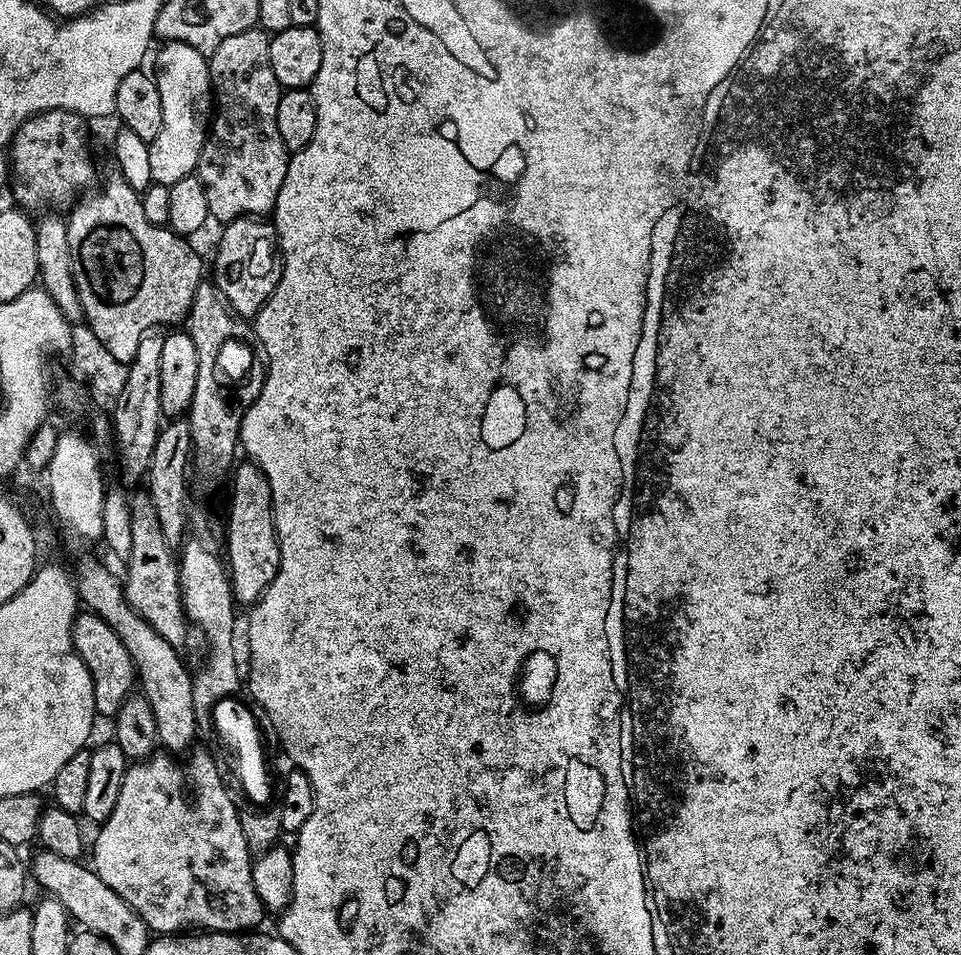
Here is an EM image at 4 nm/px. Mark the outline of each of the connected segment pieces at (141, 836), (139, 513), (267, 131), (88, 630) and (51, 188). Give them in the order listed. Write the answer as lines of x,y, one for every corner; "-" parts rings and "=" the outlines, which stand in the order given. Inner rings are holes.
193,751
187,757
188,776
184,768
179,764
177,757
172,754
153,754
129,767
126,778
122,778
122,790
118,790
118,802
114,806
114,814
106,818
104,824
99,825
96,841
91,841
90,854
92,850
91,867
114,890
119,898
122,898
140,916
142,922
153,933
156,934
184,934
189,930
203,930
204,932
234,932
237,934
247,933
263,916
266,916
266,909
263,902
258,898
254,890
254,878
252,877
252,861
254,859
246,846
246,838
242,838
242,826
240,825
240,814
238,804
232,801
224,780
220,777
220,768
216,760
208,752
=
136,491
131,493
128,501
130,534
134,537
134,543
130,545
130,554
126,561
128,569
122,572
124,597
150,627
158,630
162,638
166,638
166,642
180,646
187,638
188,632
190,633
190,625
180,601
178,560
166,538
162,538
162,526
158,526
158,514
154,510
154,502
150,502
147,491
=
247,28
242,30
242,34
226,38
226,42
222,42
222,46
208,57
214,115
210,120
208,139
202,146
198,175
206,190
209,217
213,221
220,220
221,225
240,216
267,217
275,209
278,190
282,190
282,182
286,178
290,153
282,142
282,134
278,134
278,102
282,89
278,78
274,78
274,70
270,70
269,39
269,33
263,28
=
84,610
72,623
72,645
82,658
86,670
90,670
90,678
94,686
94,706
101,717
115,717
122,702
133,695
137,683
136,667
132,664
130,654
126,654
126,646
122,646
122,638
110,630
110,626
90,611
=
46,110
22,122
10,145
10,193
21,209
32,214
68,210
81,193
93,187
96,164
88,149
88,128
84,124
85,117
70,110

